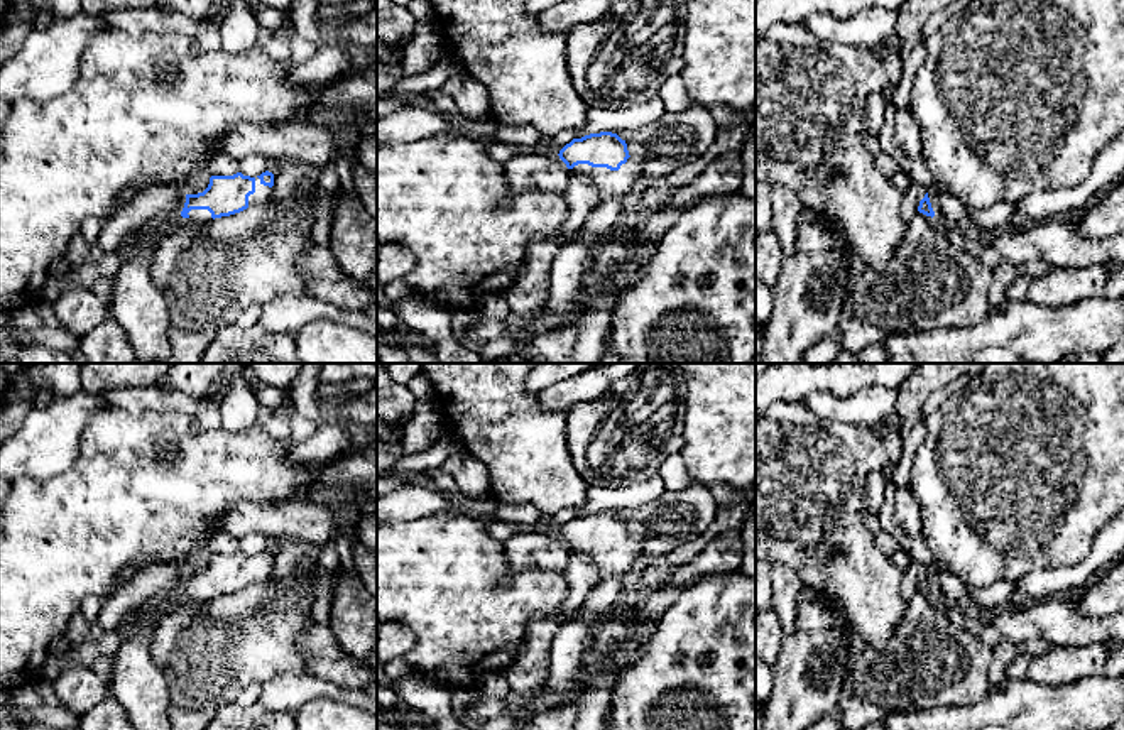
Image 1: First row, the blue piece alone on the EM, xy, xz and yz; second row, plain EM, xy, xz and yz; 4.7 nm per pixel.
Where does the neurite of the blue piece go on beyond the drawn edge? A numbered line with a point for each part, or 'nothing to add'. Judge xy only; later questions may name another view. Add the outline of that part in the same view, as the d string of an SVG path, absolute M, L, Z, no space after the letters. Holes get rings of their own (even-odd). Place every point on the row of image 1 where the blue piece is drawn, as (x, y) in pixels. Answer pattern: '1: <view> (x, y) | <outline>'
1: xy (262, 191) | M255 177L255 193L248 196L248 206L265 201L272 188L264 186L259 177Z

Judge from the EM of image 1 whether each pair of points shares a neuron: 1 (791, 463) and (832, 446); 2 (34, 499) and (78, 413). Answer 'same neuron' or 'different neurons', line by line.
1: same neuron
2: different neurons

